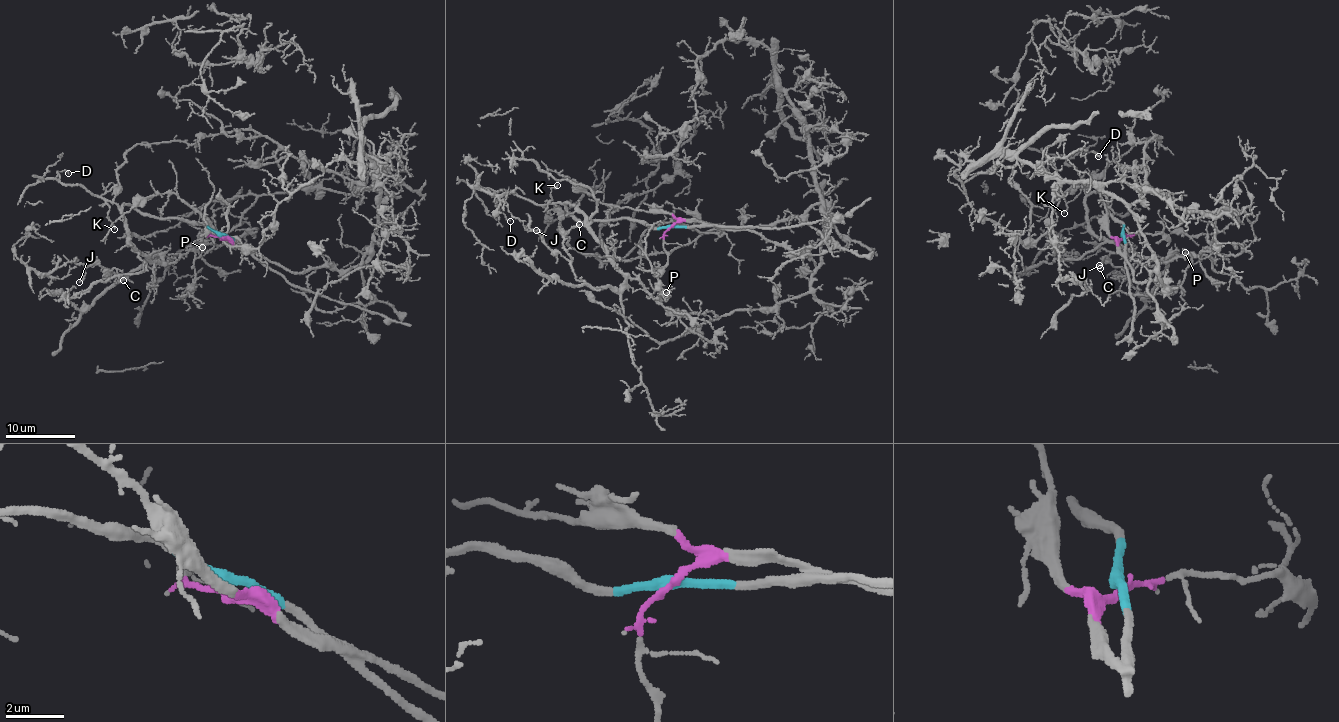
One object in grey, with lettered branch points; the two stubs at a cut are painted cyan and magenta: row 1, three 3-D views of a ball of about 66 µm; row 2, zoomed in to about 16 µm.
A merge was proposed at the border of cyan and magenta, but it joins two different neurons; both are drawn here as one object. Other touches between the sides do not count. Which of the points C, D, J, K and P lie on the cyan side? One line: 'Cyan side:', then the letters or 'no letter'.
Cyan side: C, D, J, K, P

